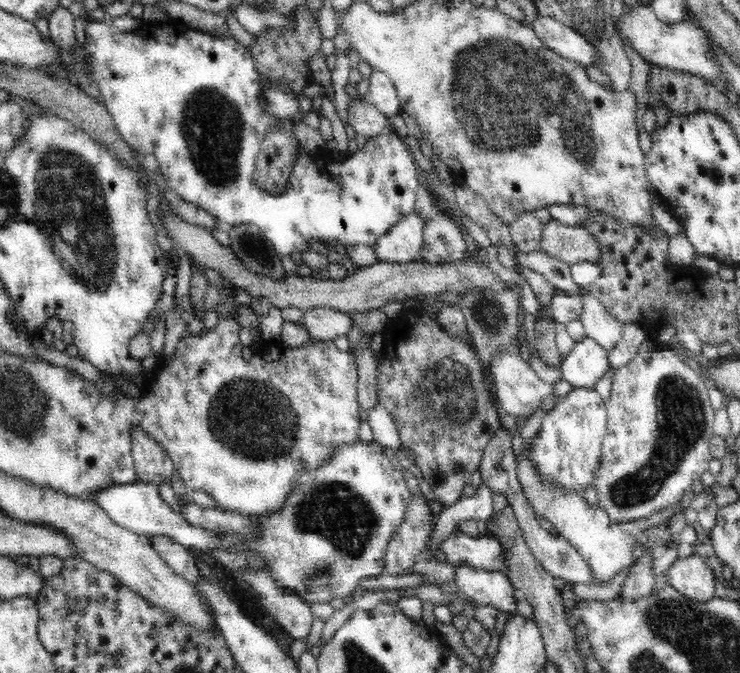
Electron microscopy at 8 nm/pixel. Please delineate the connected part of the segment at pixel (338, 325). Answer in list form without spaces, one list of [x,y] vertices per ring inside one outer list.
[[[324,306],[303,311],[303,323],[299,328],[308,331],[313,340],[335,340],[347,336],[353,320],[347,312]]]

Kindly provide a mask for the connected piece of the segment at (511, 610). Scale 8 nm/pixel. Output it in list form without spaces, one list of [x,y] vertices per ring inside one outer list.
[[[468,565],[454,567],[455,573],[450,584],[455,584],[468,598],[478,605],[491,604],[498,612],[505,612],[507,618],[520,616],[514,597],[518,591],[504,572],[478,570]]]

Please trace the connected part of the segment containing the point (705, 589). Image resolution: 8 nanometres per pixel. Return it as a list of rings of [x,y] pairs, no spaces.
[[[698,554],[678,557],[669,567],[668,576],[674,590],[689,599],[706,602],[716,597],[714,572]]]

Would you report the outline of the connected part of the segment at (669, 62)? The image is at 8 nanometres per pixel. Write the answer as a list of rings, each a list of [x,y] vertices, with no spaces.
[[[645,5],[630,9],[630,12],[621,16],[621,21],[614,23],[614,26],[620,38],[625,38],[646,62],[673,71],[686,71],[710,82],[716,78],[722,80],[722,69],[710,58],[710,37],[706,30],[694,21],[680,21],[669,25],[657,17],[651,6]]]

